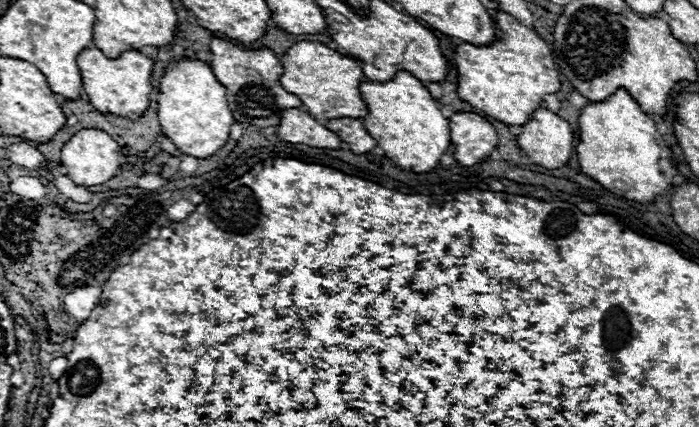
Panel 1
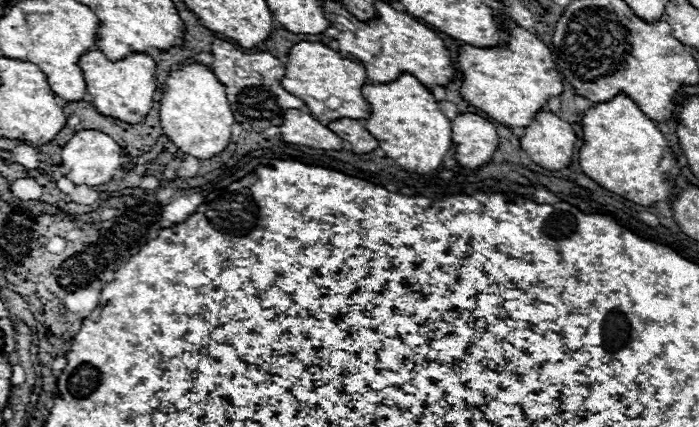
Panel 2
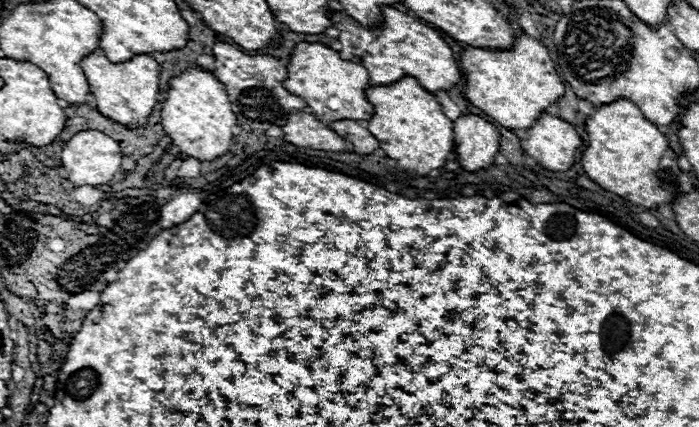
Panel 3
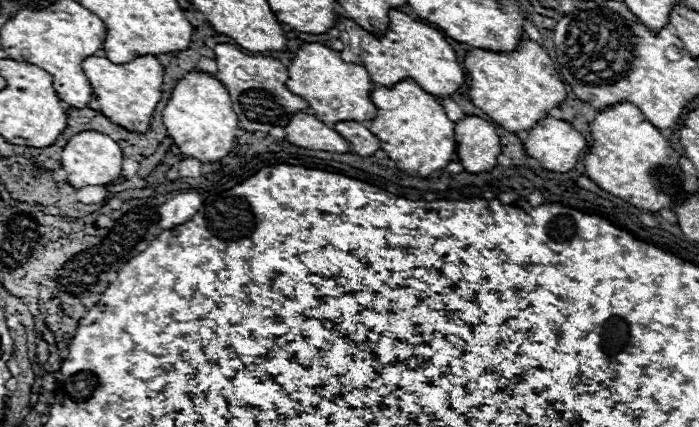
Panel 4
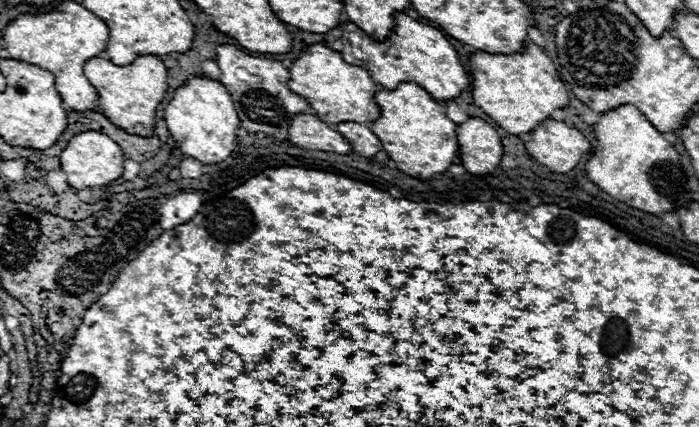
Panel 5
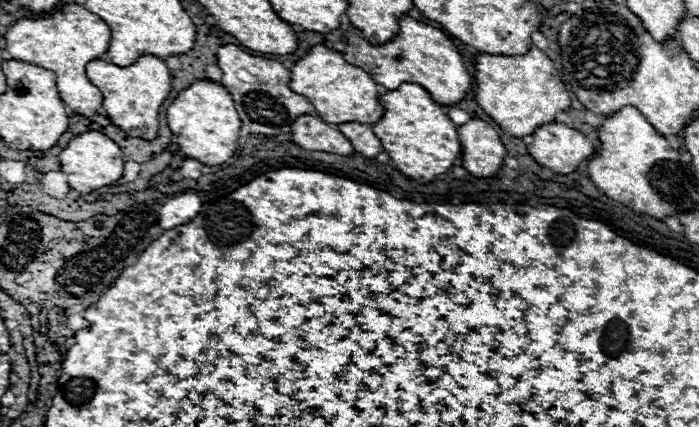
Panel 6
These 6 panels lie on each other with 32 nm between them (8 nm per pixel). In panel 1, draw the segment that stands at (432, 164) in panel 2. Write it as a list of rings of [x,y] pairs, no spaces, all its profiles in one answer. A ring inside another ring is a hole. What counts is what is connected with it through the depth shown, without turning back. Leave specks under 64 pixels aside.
[[[398,72],[390,82],[362,82],[360,94],[370,110],[364,126],[394,164],[420,174],[430,172],[440,162],[450,146],[450,122],[420,80],[408,72]]]

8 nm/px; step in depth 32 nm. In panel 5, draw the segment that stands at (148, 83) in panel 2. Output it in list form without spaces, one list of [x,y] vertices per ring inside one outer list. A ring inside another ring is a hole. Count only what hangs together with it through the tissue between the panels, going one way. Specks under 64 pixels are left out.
[[[140,56],[128,66],[116,66],[104,58],[92,58],[84,64],[84,74],[100,94],[100,108],[112,124],[134,132],[136,136],[152,136],[156,124],[156,108],[168,92],[168,68],[156,56]]]

